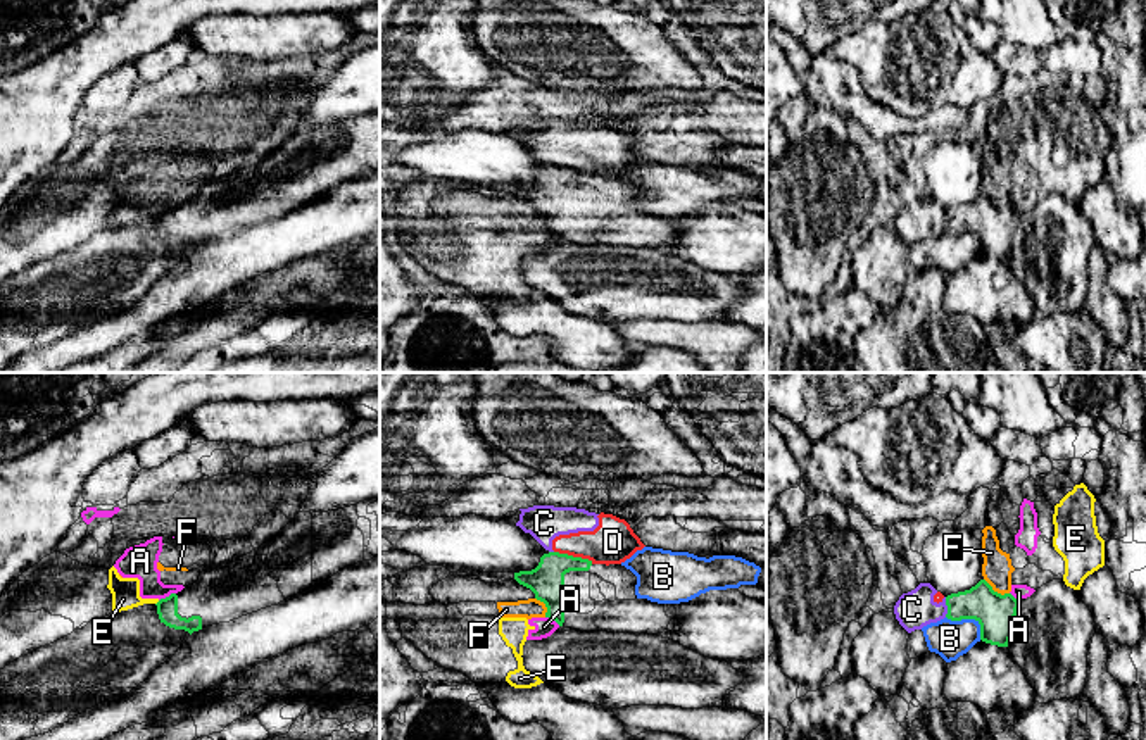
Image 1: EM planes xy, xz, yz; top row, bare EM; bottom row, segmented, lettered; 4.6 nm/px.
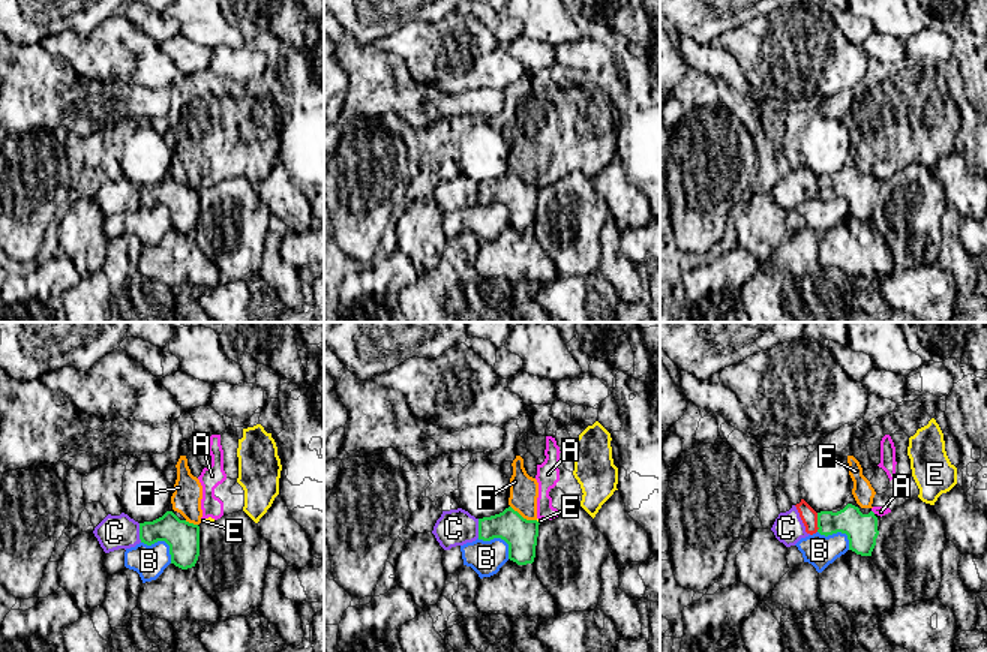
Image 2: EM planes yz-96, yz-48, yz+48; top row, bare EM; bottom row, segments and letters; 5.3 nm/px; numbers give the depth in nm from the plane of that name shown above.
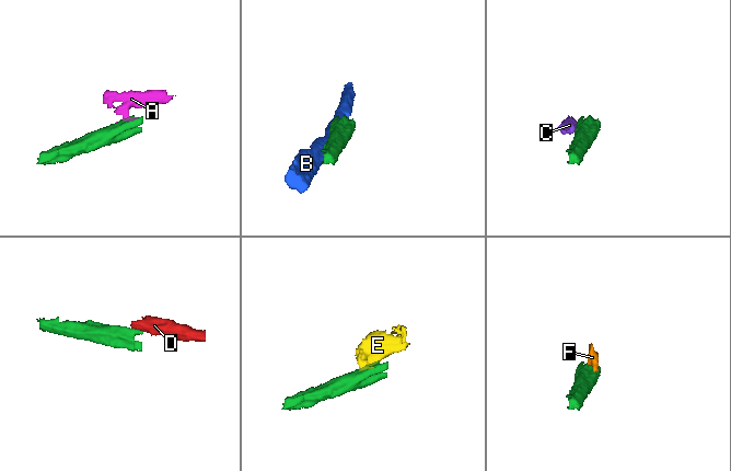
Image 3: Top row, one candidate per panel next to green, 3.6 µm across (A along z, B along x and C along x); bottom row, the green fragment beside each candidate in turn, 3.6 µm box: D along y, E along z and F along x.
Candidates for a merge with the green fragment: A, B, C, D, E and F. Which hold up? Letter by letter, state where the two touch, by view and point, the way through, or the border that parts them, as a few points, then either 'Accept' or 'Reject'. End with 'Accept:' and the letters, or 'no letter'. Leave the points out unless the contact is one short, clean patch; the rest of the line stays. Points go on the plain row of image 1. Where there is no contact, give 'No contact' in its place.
A: Touches green at xy (166, 211). Boundary: xy (175, 206), (159, 214). Reject
B: Touches green at yz (970, 232). Reject
C: Touches green at yz (948, 221). Boundary: yz (944, 211), (946, 230). Reject
D: Touches green at xz (572, 169). Boundary: xz (554, 164), (587, 171), (592, 176). Reject
E: Touches green at xy (157, 216). Boundary: xy (159, 214), (156, 218). Reject
F: Touches green at yz (996, 206). Boundary: yz (984, 192), (994, 204), (1008, 207). Reject
Accept: no letter

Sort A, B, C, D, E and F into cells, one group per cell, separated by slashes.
A E F / B / C D

